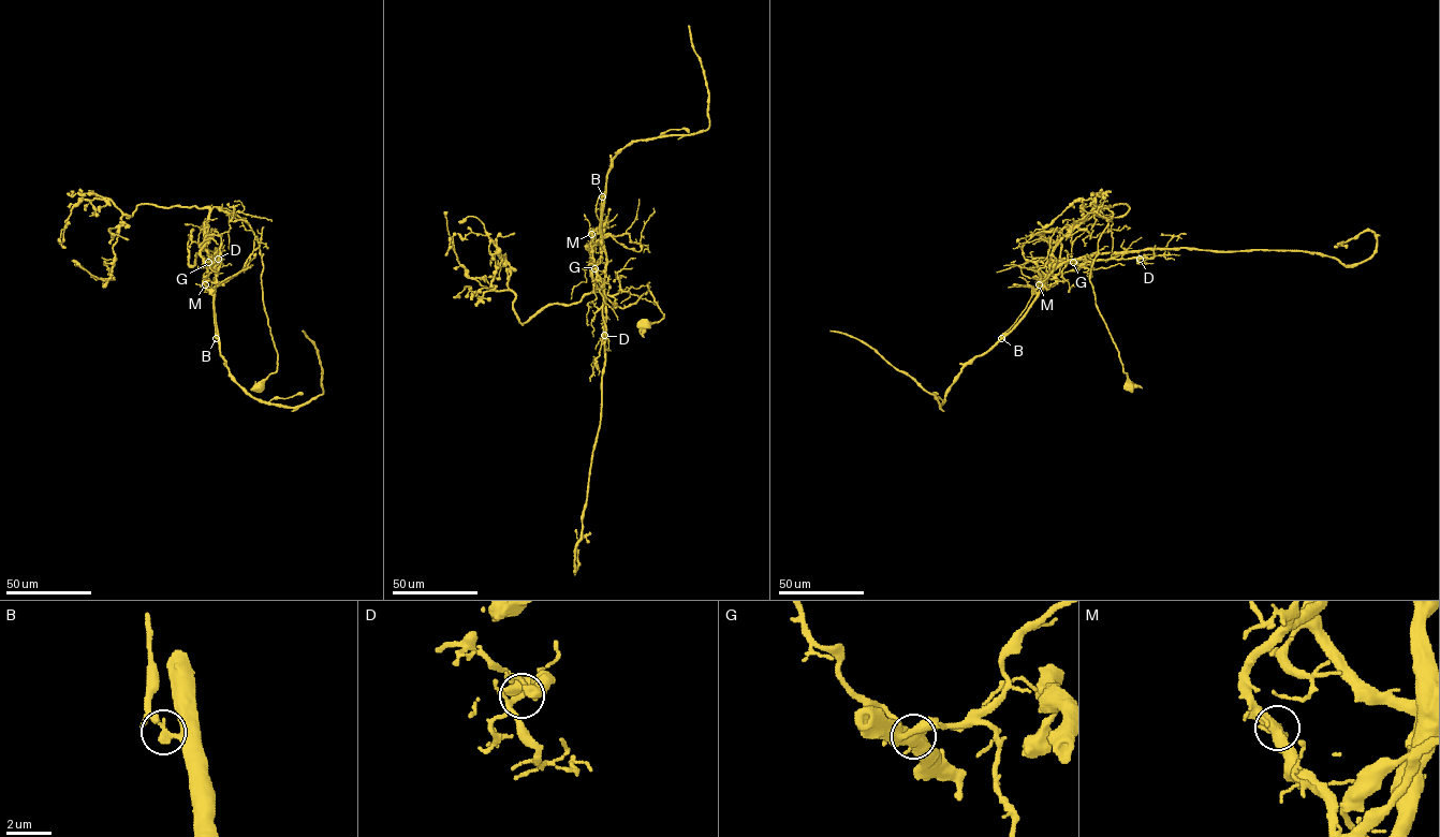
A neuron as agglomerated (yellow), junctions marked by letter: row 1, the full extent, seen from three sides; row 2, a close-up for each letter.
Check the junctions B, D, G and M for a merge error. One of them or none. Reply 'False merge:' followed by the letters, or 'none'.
False merge: B

